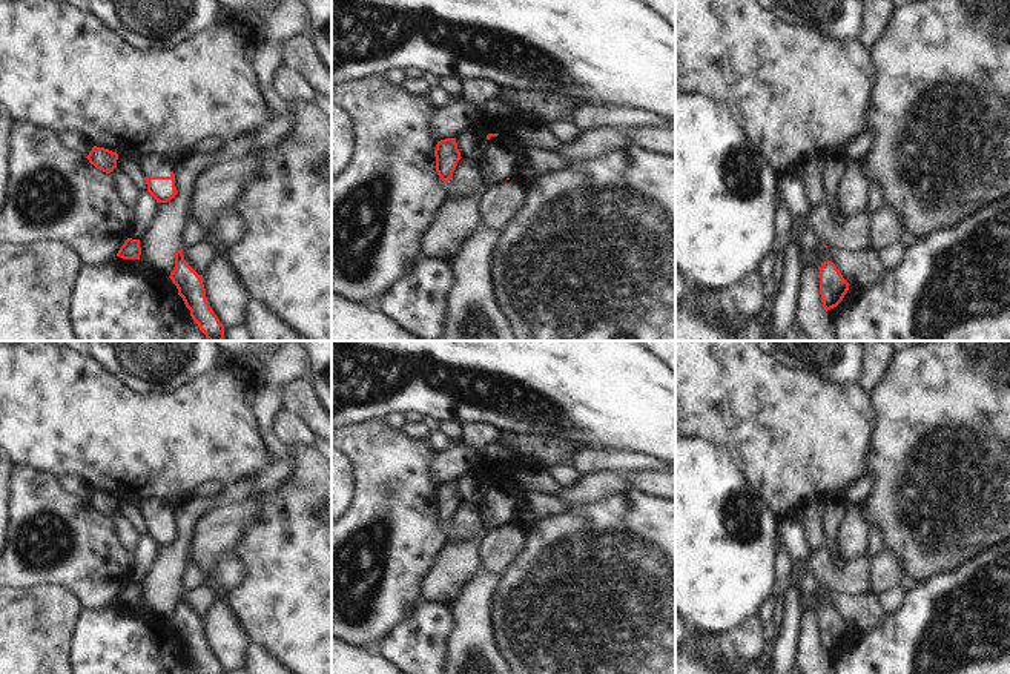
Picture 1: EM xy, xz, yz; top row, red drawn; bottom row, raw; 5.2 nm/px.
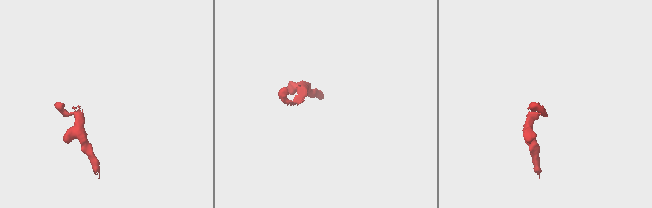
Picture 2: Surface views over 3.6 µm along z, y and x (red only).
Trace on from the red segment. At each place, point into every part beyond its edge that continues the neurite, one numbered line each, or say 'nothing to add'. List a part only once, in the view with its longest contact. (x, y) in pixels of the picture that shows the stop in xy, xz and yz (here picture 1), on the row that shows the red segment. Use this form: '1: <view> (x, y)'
1: xy (151, 165)

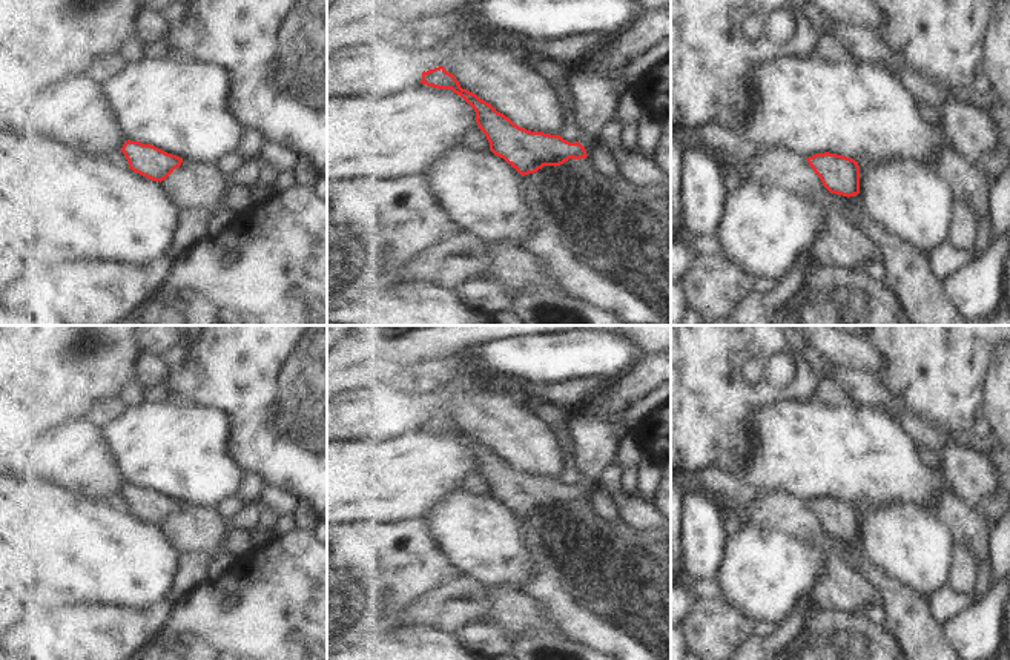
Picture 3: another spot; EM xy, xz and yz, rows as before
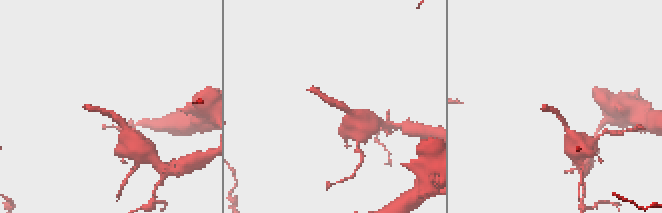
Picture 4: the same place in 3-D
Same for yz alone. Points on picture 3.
nothing to add

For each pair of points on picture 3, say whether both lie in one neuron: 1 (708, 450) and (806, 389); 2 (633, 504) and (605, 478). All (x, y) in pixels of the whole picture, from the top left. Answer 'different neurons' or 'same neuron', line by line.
1: same neuron
2: same neuron

